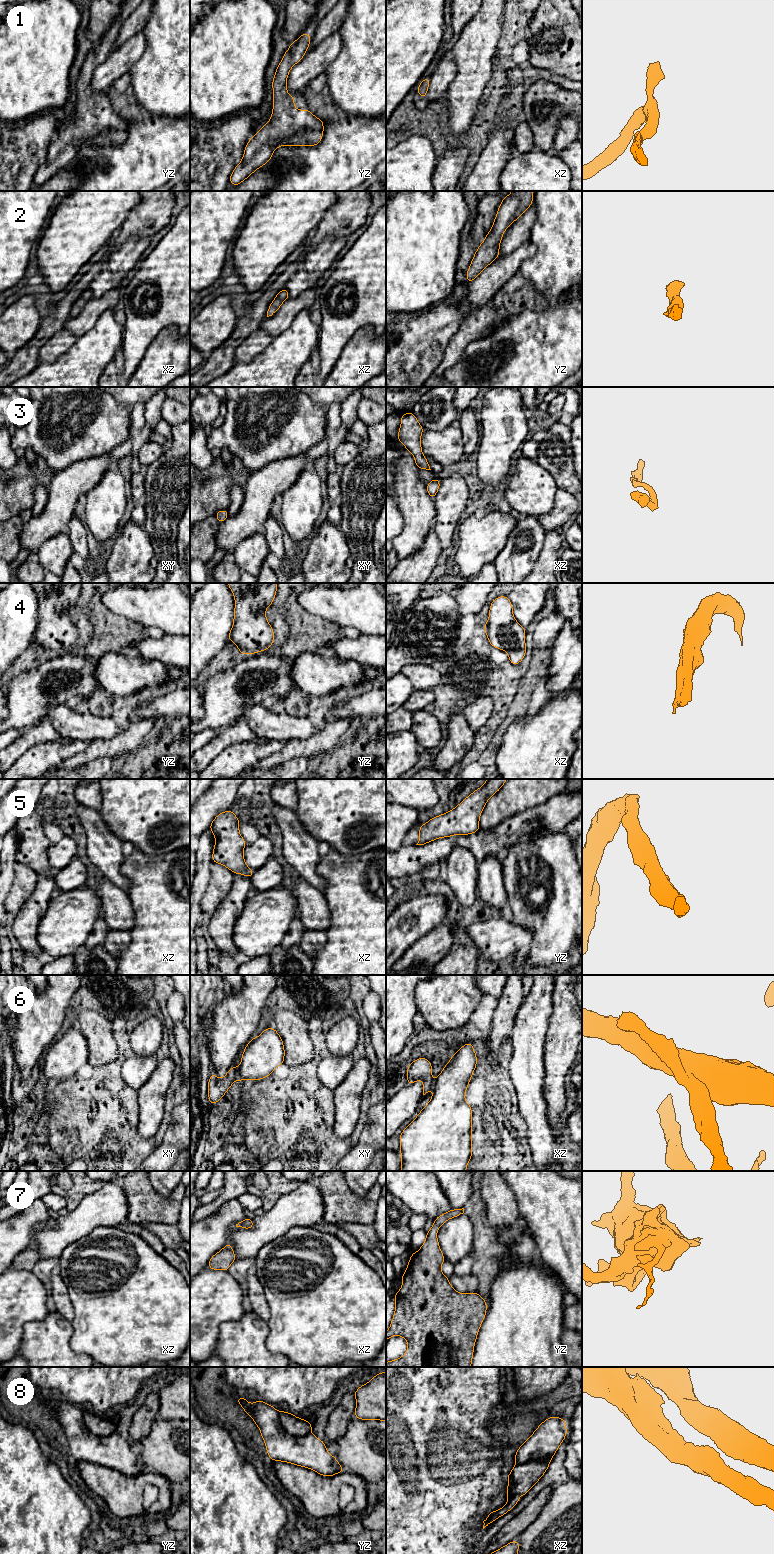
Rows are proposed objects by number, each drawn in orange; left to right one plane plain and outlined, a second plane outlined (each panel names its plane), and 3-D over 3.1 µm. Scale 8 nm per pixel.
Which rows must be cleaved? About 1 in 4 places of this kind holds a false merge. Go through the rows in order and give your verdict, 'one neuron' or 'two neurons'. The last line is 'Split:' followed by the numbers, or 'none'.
1: one neuron
2: one neuron
3: one neuron
4: one neuron
5: one neuron
6: two neurons
7: one neuron
8: two neurons
Split: 6, 8

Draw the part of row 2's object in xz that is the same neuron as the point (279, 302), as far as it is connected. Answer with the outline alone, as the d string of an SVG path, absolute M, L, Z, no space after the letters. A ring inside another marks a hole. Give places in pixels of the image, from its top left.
M286 288L278 292L276 297L268 307L267 317L272 316L281 307L283 302L288 298L290 298L290 296Z

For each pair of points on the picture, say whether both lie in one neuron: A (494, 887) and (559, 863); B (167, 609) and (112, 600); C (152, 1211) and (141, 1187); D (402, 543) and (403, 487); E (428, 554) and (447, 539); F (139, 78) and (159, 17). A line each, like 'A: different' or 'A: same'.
A: different
B: same
C: same
D: same
E: different
F: same

